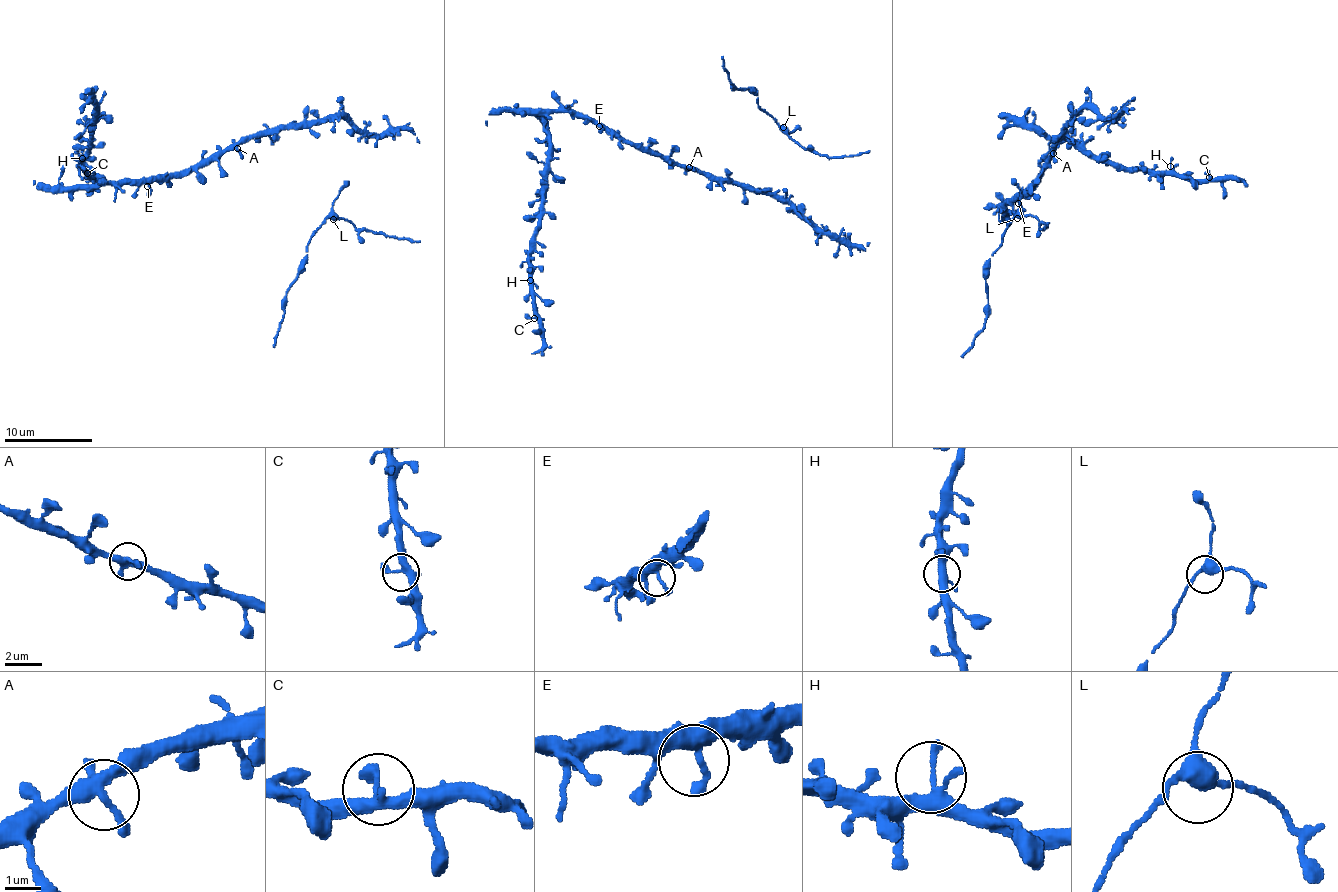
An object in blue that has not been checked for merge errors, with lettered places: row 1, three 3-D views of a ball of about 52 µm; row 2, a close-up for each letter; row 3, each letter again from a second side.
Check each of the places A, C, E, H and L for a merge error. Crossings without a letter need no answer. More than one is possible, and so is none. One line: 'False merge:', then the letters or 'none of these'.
False merge: none of these

